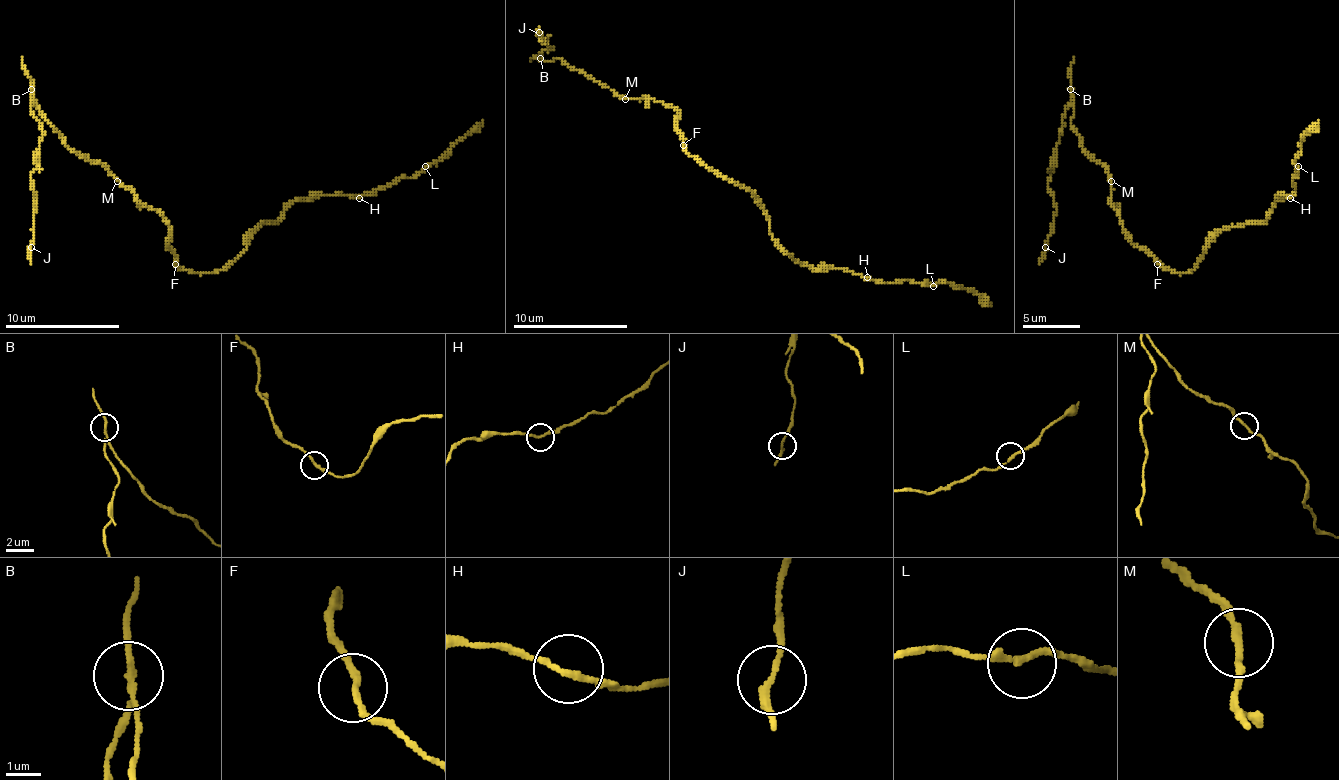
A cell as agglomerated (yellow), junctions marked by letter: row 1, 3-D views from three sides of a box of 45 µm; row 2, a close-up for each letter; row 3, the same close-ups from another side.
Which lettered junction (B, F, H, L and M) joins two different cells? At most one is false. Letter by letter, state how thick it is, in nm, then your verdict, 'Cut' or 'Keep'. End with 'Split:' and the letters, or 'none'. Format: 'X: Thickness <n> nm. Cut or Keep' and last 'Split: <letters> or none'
B: Thickness 170 nm. Cut
F: Thickness 190 nm. Keep
H: Thickness 170 nm. Keep
L: Thickness 170 nm. Keep
M: Thickness 180 nm. Keep
Split: B

